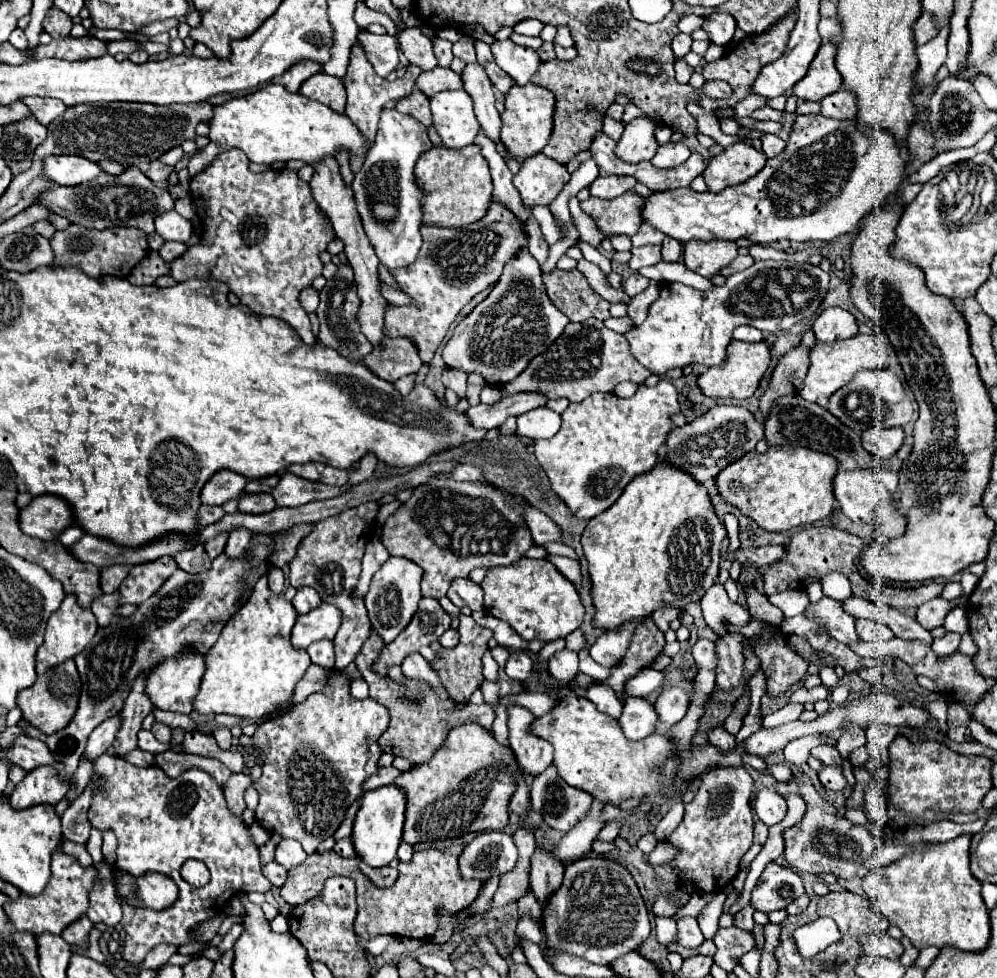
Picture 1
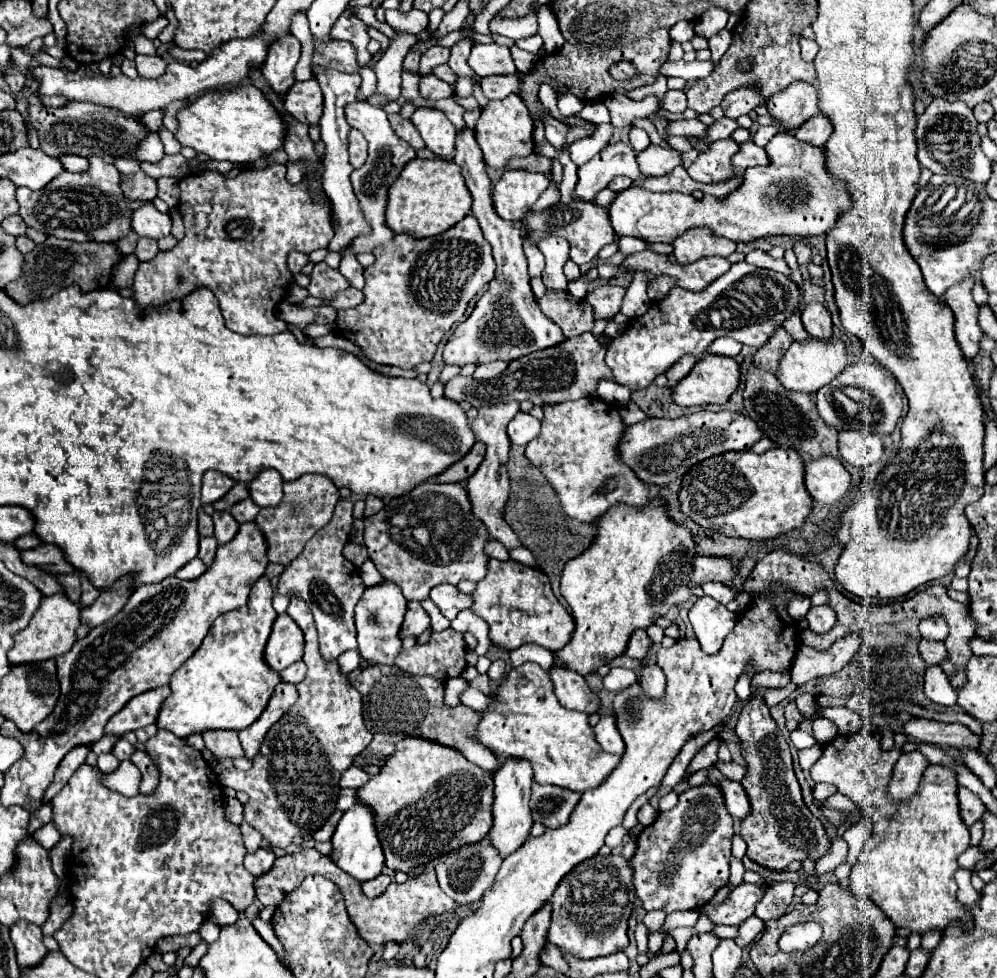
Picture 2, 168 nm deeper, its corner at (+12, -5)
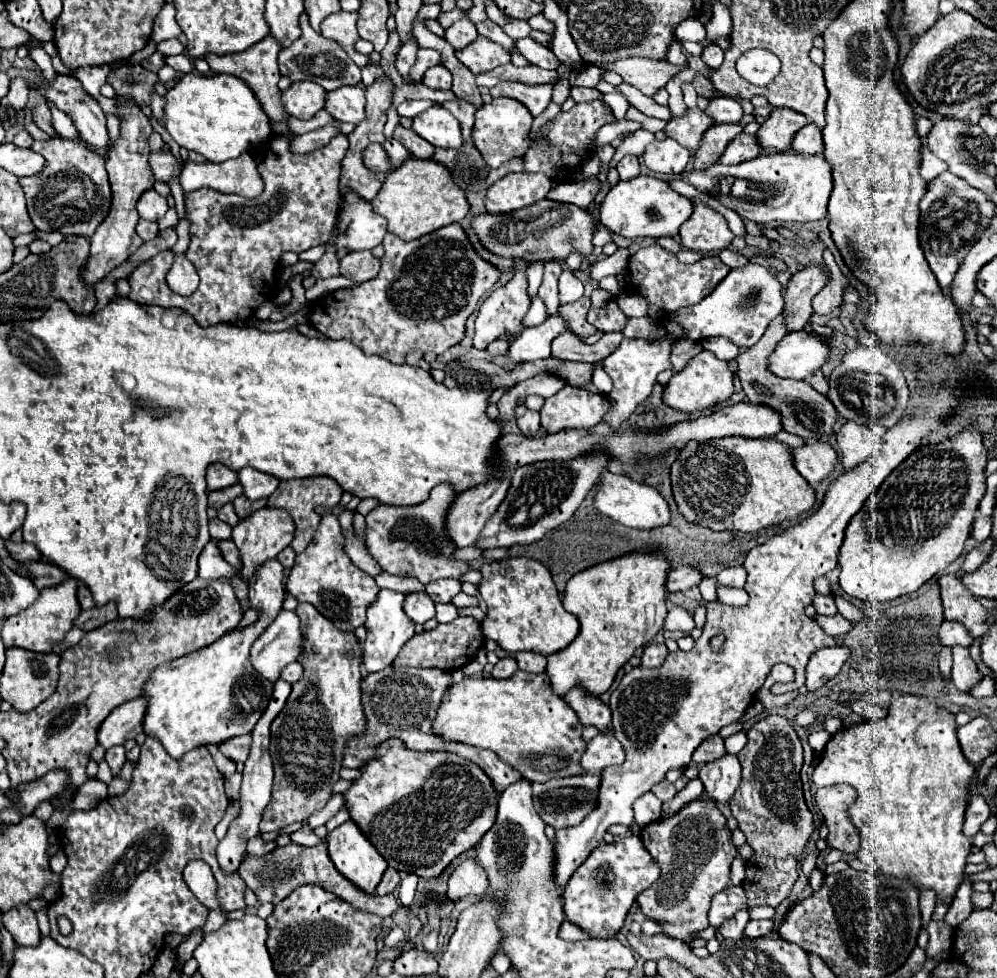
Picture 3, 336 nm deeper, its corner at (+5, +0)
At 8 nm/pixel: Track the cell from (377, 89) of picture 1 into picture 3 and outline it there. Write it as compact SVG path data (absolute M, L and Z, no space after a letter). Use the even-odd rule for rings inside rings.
M371 143L363 151L363 163L373 173L385 173L389 169L389 159L387 159L387 155L379 143Z

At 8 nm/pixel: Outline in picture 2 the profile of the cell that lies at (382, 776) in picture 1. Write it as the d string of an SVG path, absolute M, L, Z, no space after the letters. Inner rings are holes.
M344 788L342 792L340 792L340 796L338 796L338 802L336 802L336 808L338 810L350 810L354 804L358 802L358 798L356 798L356 790L350 790L350 788Z

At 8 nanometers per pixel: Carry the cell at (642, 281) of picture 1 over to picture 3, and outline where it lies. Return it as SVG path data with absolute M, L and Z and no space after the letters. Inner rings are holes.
M597 287L591 293L591 309L587 321L591 321L591 325L607 333L607 331L621 331L627 323L627 317L619 309L615 295Z

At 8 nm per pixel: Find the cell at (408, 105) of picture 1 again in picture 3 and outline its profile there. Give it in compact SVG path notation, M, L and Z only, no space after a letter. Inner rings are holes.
M401 123L395 127L393 137L399 139L399 141L401 141L409 151L411 151L413 157L429 159L429 157L433 155L433 151L435 151L435 147L433 147L429 141L425 141L423 137L419 137L413 129L405 129Z

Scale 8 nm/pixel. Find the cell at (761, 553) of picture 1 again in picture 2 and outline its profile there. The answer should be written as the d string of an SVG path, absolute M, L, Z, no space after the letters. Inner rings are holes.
M696 556L692 562L692 580L688 582L688 588L700 586L708 580L732 584L732 578L736 578L736 564L732 564L726 558L718 556Z

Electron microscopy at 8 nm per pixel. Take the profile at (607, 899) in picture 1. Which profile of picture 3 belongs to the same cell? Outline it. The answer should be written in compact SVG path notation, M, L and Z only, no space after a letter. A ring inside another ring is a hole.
M627 835L613 843L601 843L579 871L571 877L563 891L563 911L567 921L581 927L593 939L615 937L627 917L629 907L635 903L635 897L649 889L659 877L659 867L643 847L637 835Z

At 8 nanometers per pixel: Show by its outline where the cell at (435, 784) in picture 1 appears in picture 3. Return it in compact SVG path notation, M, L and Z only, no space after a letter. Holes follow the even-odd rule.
M389 739L385 741L379 749L377 749L377 755L373 761L369 761L363 769L363 775L359 779L353 781L353 785L345 791L345 805L351 813L351 819L355 823L359 823L363 835L367 835L367 839L371 839L371 843L379 849L379 853L385 857L385 861L389 863L389 867L397 869L397 871L405 871L405 873L415 873L417 877L437 877L441 875L441 871L457 857L461 855L463 851L475 847L481 837L493 827L495 823L495 817L497 817L497 799L499 799L499 793L495 793L495 787L491 783L491 779L485 775L483 769L479 769L475 763L455 755L455 753L443 753L443 751L413 751L409 747L405 747L405 743L401 739Z

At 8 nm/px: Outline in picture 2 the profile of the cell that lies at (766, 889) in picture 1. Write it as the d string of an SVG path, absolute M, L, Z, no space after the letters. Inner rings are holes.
M742 882L736 886L722 904L708 904L700 910L712 924L726 924L726 926L740 926L746 918L754 914L756 904L764 896L764 884L746 884Z

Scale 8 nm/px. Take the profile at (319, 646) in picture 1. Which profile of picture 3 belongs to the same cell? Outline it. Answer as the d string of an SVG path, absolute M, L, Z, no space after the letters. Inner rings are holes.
M299 661L289 663L289 665L281 671L281 679L287 681L287 683L297 683L301 677L303 677L303 667L301 667Z

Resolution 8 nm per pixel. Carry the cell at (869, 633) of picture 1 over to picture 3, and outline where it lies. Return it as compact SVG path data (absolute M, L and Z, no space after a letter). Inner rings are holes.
M845 645L817 649L807 663L807 681L805 681L807 689L813 691L825 685L831 677L835 677L841 671L843 663L849 659L849 655L851 655L851 649Z

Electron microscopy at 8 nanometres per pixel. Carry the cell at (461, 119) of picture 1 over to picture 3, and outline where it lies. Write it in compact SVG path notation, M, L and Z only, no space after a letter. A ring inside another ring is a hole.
M433 105L431 109L417 115L413 119L413 131L417 131L417 135L435 147L453 149L463 145L459 121L441 105Z

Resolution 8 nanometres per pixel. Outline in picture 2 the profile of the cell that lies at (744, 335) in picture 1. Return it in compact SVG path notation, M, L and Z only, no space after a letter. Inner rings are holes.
M716 338L714 344L708 348L708 354L716 354L716 356L730 356L734 358L740 352L742 344L732 340L732 338Z

